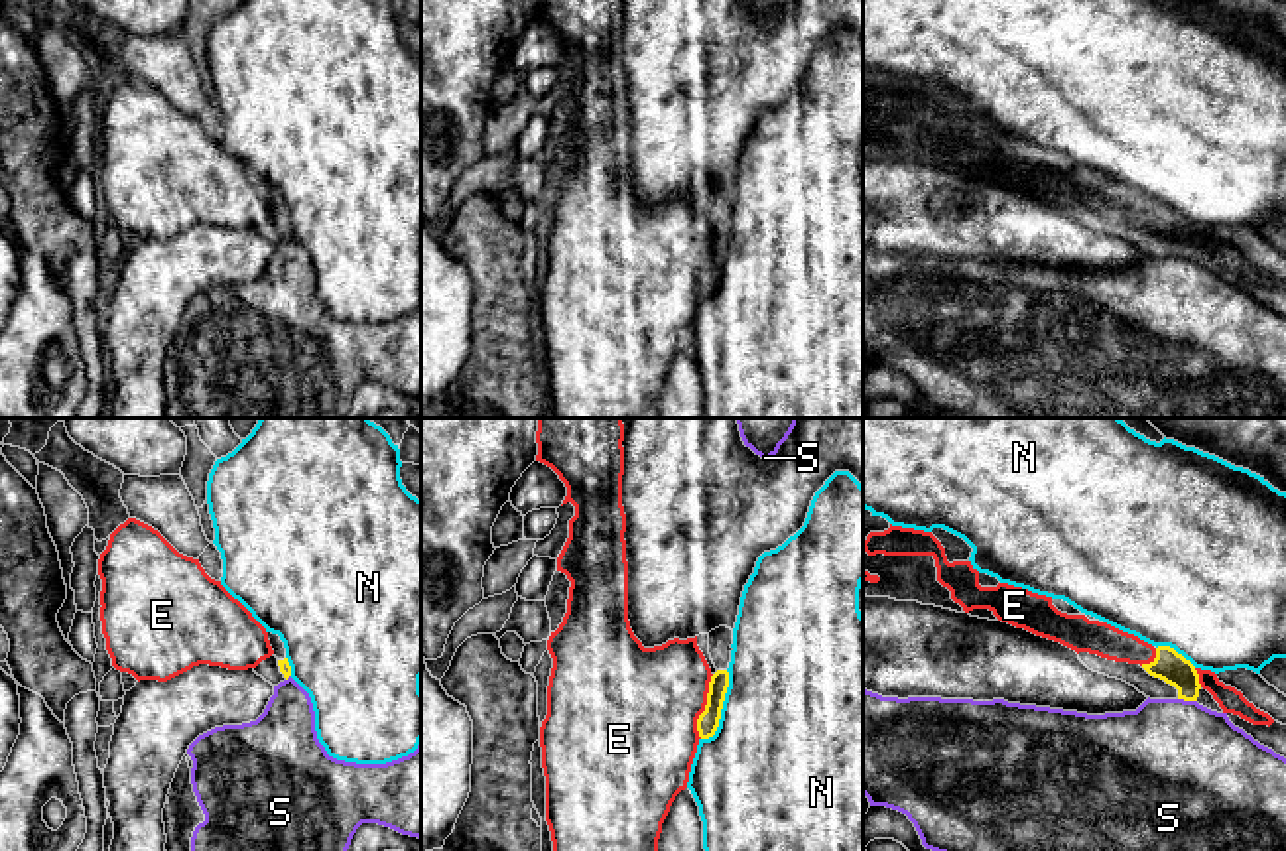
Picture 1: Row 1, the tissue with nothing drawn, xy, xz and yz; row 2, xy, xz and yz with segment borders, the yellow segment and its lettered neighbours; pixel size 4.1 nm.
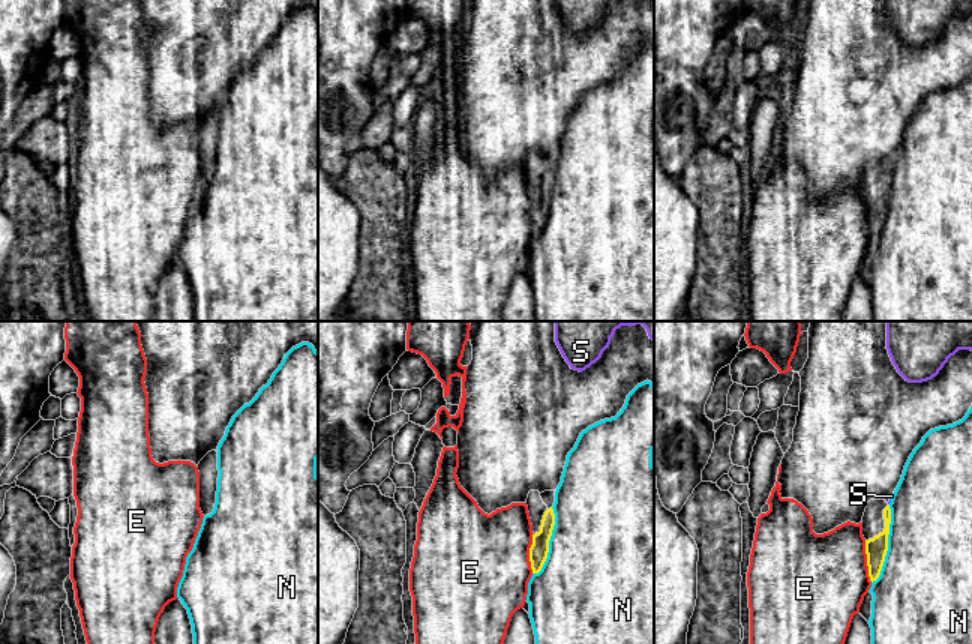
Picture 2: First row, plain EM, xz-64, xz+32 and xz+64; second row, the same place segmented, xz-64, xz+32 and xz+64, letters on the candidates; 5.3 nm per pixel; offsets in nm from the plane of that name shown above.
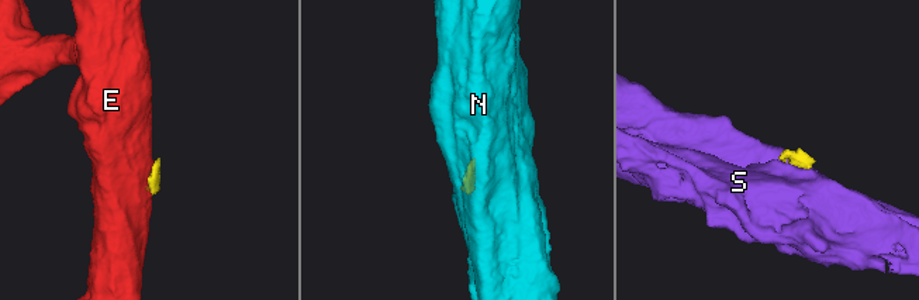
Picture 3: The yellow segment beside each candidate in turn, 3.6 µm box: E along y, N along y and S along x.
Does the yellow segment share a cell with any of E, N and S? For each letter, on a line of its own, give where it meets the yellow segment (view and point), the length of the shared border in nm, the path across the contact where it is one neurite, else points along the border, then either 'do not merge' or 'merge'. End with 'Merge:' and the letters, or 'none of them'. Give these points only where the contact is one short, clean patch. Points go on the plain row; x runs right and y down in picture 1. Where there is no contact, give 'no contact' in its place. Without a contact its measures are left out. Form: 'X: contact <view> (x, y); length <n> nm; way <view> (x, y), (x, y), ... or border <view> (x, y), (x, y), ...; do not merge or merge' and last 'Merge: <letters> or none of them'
E: contact xz (706, 264); length 280 nm; border xz (713, 233), (707, 245), (706, 268), (698, 278), (700, 296); do not merge
N: contact xz (721, 266); length 300 nm; do not merge
S: contact yz (1188, 259); length 80 nm; border yz (1178, 257), (1196, 261); do not merge
Merge: none of them

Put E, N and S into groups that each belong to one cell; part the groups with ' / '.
E / N / S

